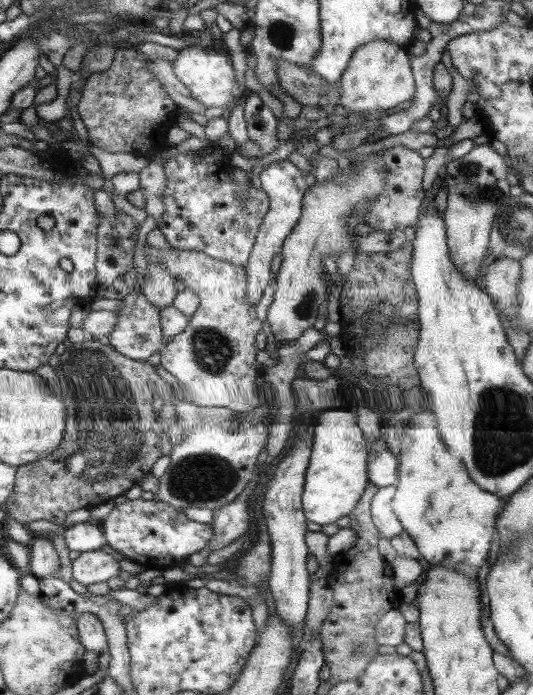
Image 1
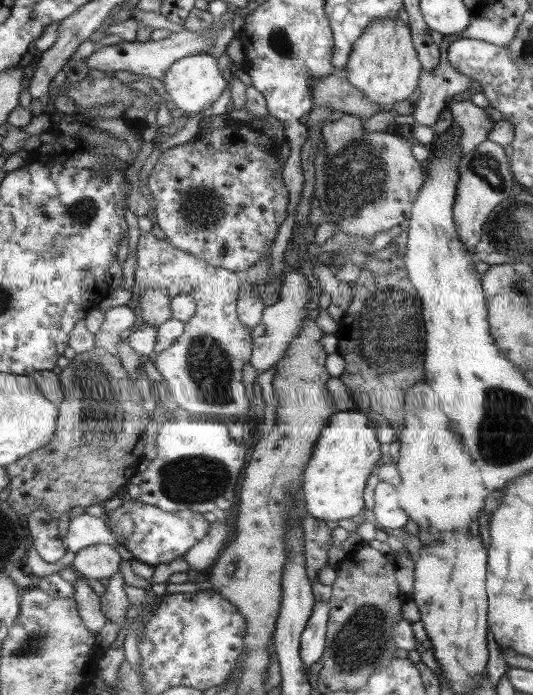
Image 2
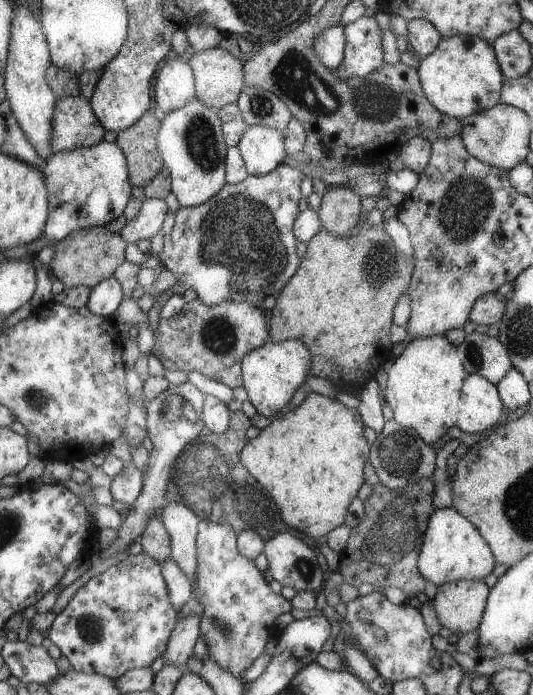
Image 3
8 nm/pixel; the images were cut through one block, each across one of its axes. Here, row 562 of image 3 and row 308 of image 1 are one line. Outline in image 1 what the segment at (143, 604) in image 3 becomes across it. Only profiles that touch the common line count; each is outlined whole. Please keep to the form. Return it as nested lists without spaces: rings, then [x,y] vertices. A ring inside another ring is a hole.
[[[133,289],[122,298],[122,305],[117,311],[117,321],[113,331],[110,332],[109,344],[115,347],[120,354],[128,355],[133,360],[148,360],[154,354],[159,353],[162,344],[165,343],[163,326],[160,326],[160,309],[146,300],[141,290]]]

